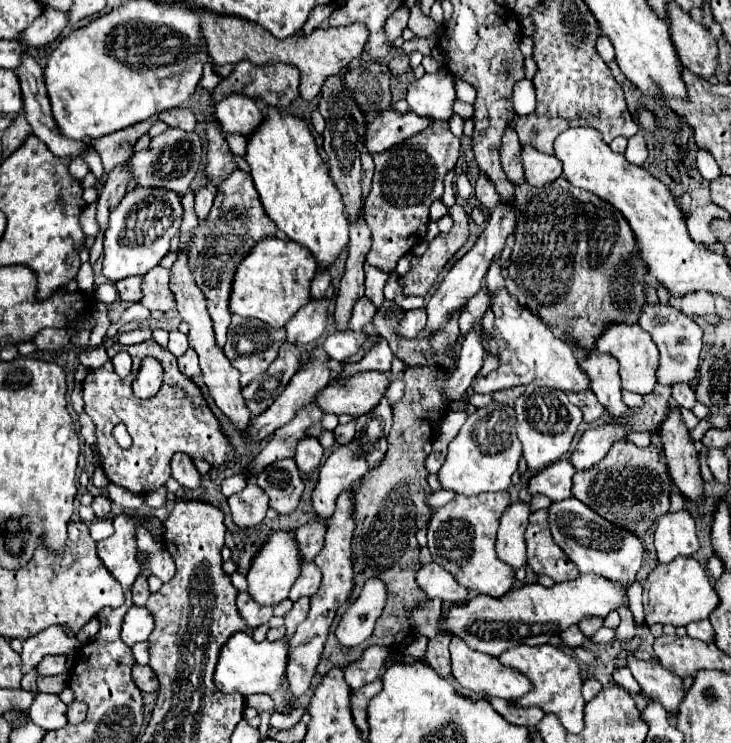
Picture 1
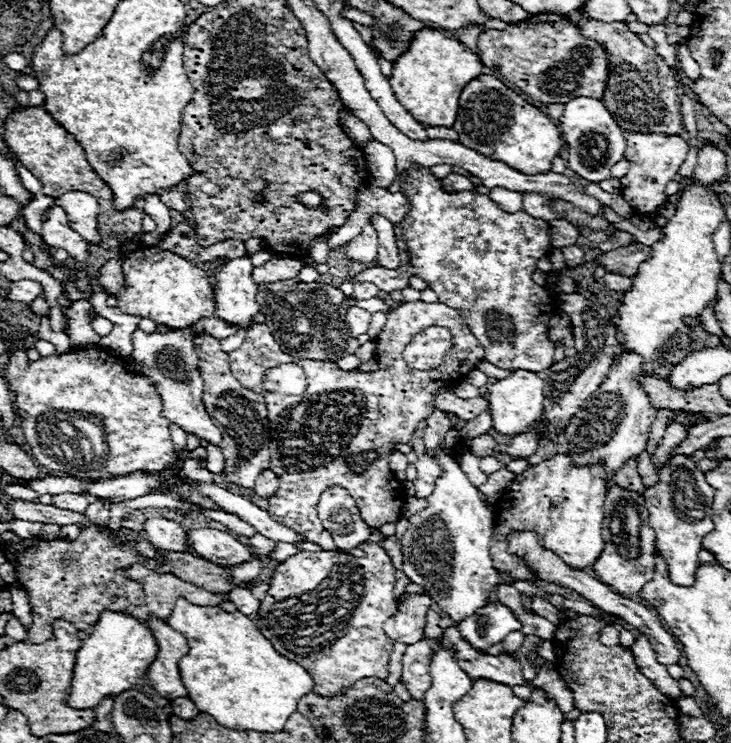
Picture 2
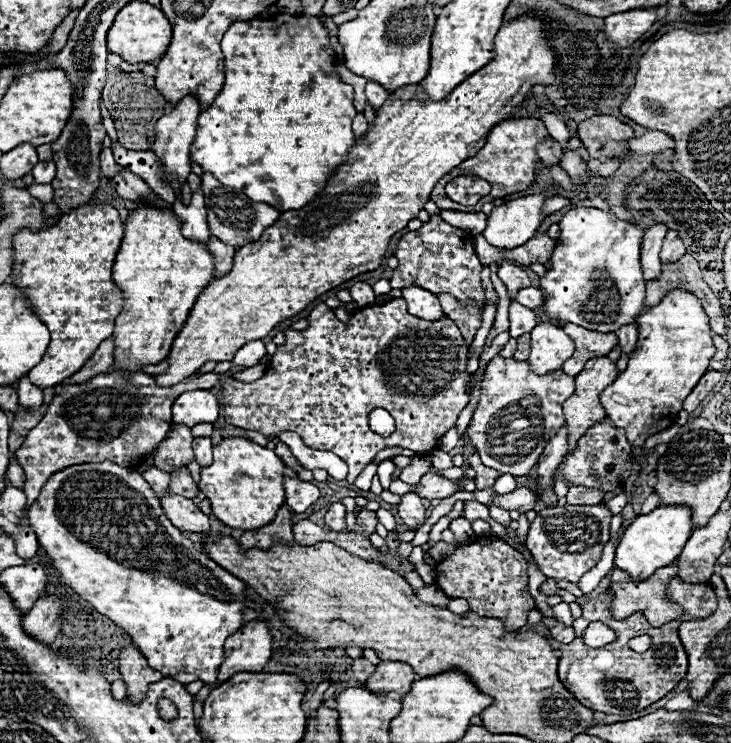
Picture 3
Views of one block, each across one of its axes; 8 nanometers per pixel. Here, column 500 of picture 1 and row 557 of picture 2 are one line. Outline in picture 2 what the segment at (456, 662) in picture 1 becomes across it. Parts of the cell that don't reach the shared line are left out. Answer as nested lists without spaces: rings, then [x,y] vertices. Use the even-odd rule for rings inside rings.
[[[676,454],[660,470],[658,482],[644,492],[646,508],[650,512],[650,526],[656,532],[656,548],[668,560],[668,574],[674,584],[692,584],[698,564],[698,550],[702,538],[708,534],[712,524],[712,502],[714,490],[706,482],[704,472],[696,468],[696,460],[686,454]]]

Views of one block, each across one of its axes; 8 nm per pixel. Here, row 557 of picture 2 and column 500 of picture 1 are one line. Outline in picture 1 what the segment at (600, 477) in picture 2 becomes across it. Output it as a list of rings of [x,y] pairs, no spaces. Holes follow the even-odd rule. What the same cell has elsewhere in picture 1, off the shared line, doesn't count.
[[[492,492],[478,496],[454,496],[446,506],[442,506],[428,524],[428,548],[432,560],[450,572],[458,584],[464,584],[474,594],[488,594],[492,598],[506,596],[516,582],[516,572],[508,568],[494,550],[498,518],[510,504],[510,494]]]

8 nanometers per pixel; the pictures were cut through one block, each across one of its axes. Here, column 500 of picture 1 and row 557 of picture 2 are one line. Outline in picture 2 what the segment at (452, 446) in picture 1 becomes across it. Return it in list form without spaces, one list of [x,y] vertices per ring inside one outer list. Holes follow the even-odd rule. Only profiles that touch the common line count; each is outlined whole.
[[[480,434],[480,436],[463,441],[463,444],[462,442],[456,442],[456,446],[452,446],[448,450],[442,448],[436,454],[436,460],[438,460],[438,464],[442,468],[442,474],[436,480],[434,492],[428,496],[428,506],[408,518],[408,528],[406,528],[404,536],[400,538],[400,542],[404,546],[402,548],[402,554],[404,554],[402,570],[404,570],[404,574],[412,582],[416,582],[424,590],[428,590],[432,600],[454,622],[460,622],[460,620],[468,618],[472,612],[476,612],[476,608],[482,608],[484,604],[488,604],[490,594],[494,594],[496,586],[502,582],[496,568],[492,566],[492,558],[488,554],[490,540],[492,540],[492,526],[494,526],[492,514],[490,514],[490,504],[482,502],[482,498],[478,494],[478,488],[468,480],[466,472],[458,464],[458,456],[466,451],[470,451],[470,454],[474,454],[478,458],[484,458],[484,456],[492,456],[494,448],[496,448],[496,438],[492,438],[490,434]]]

